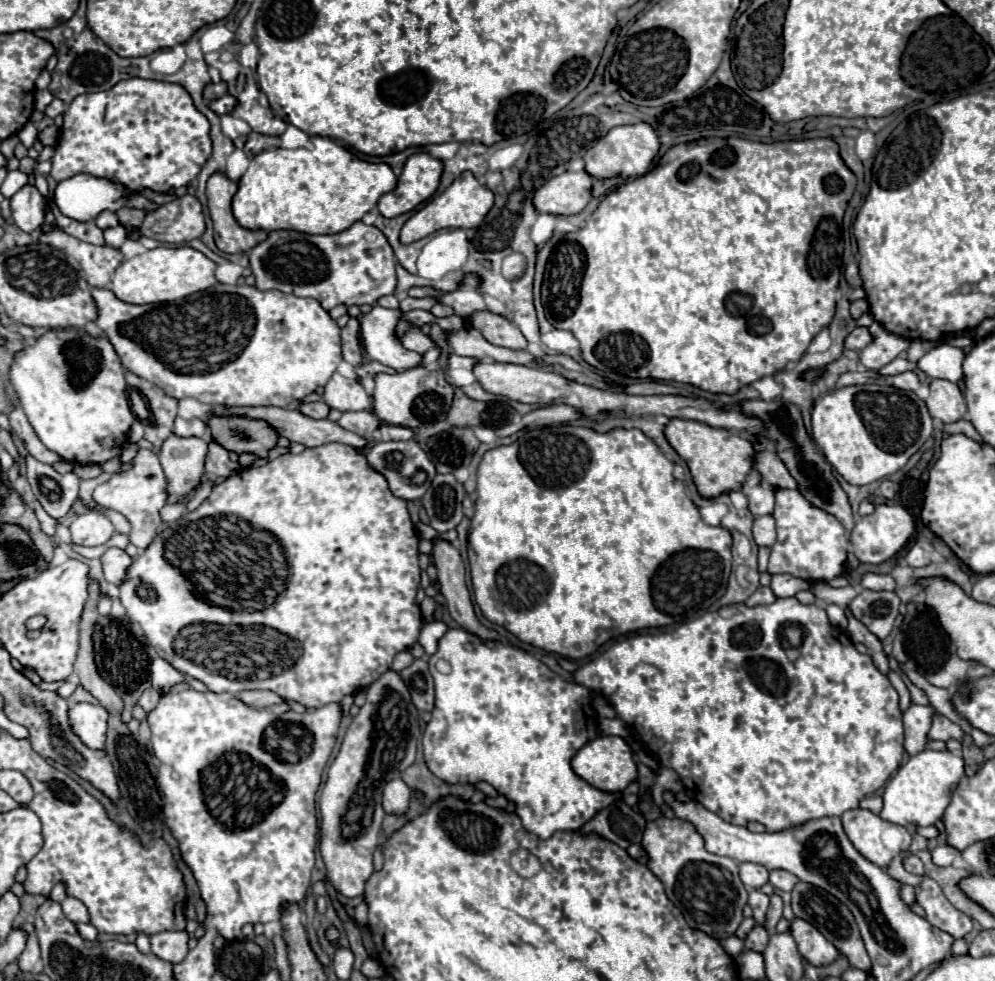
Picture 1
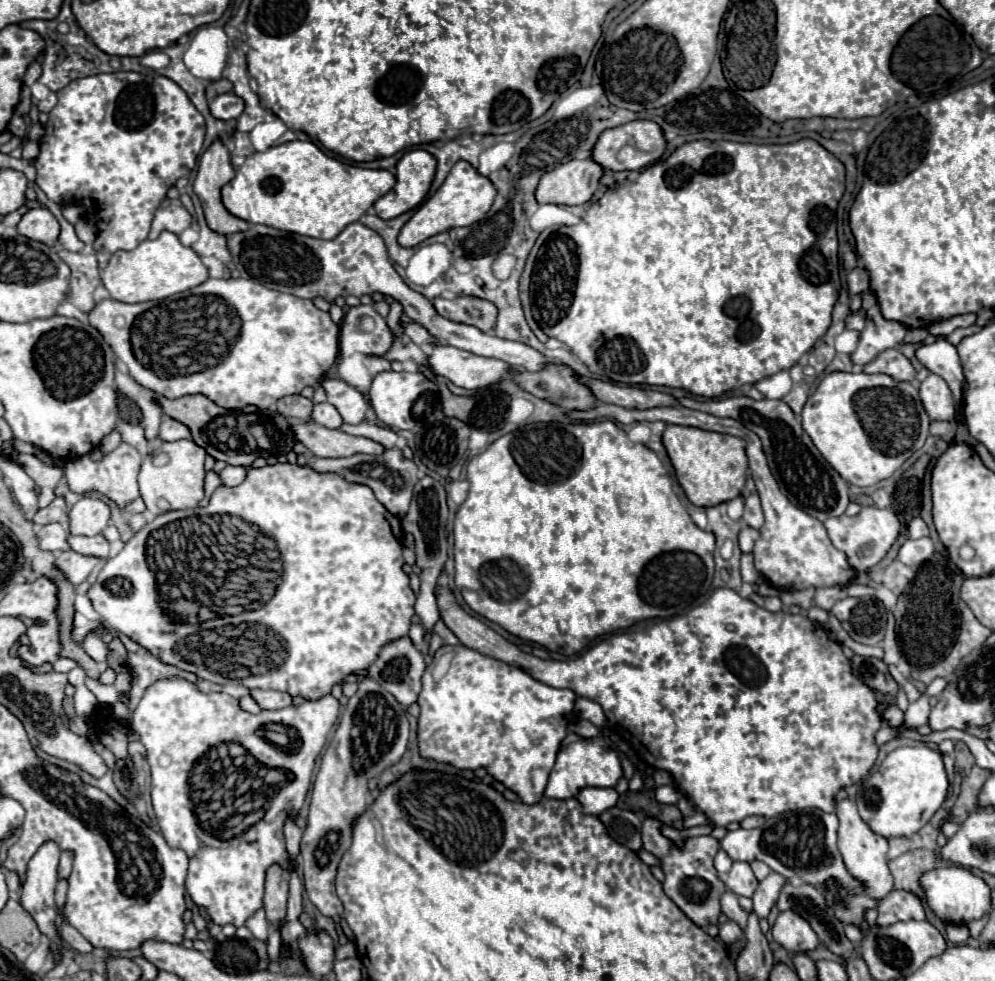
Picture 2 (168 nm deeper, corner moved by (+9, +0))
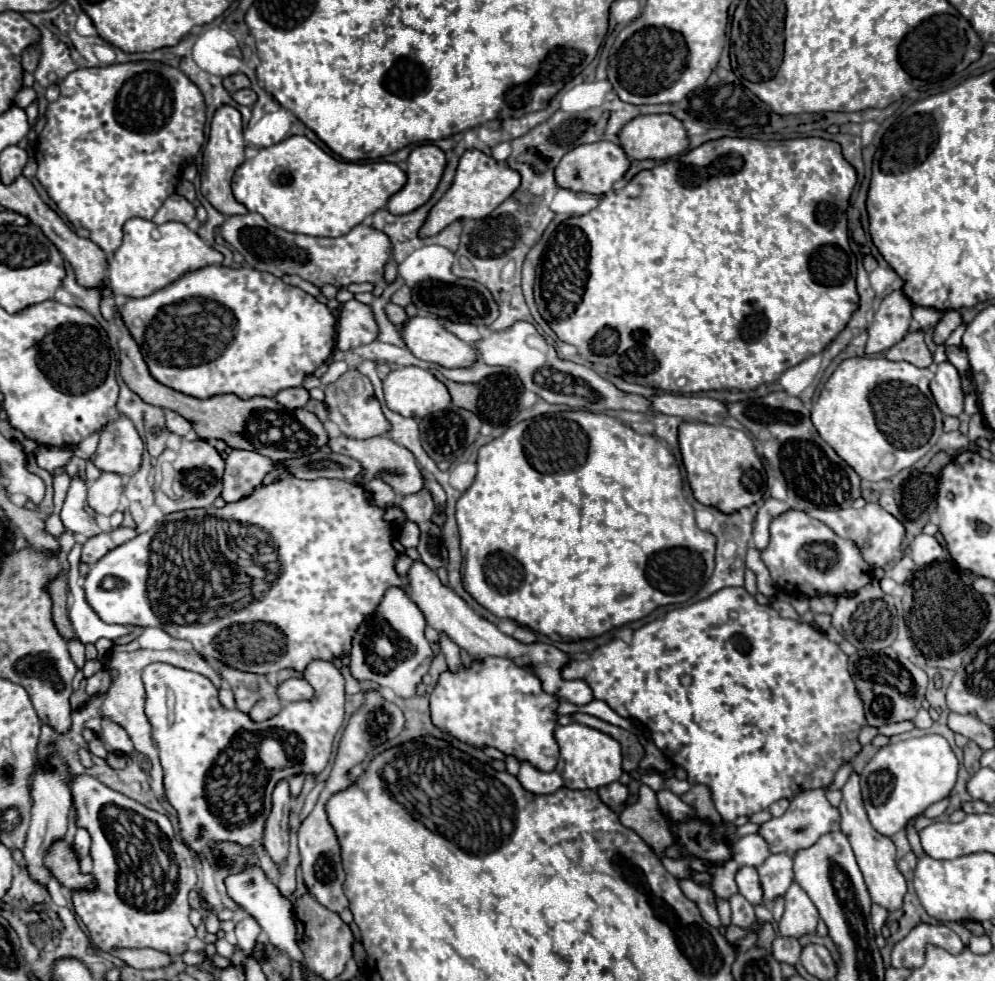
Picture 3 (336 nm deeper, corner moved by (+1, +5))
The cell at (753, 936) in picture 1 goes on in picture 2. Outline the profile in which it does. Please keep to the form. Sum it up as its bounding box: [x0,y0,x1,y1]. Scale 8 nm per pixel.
[723,894,747,930]

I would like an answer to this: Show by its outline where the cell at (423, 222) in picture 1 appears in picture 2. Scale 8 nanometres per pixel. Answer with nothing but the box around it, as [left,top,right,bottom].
[399,160,497,248]

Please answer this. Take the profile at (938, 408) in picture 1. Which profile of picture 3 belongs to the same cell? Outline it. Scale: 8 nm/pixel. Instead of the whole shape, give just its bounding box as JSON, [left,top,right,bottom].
[931,361,963,415]

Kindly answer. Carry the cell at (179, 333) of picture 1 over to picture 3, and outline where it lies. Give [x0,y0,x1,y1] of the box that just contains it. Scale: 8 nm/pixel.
[121,265,335,399]

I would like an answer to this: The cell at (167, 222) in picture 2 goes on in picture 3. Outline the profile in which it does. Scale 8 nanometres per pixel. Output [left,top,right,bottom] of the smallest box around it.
[153,193,195,225]

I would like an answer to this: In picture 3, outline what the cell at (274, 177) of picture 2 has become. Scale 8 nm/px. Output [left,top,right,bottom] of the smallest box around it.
[233,135,407,237]

